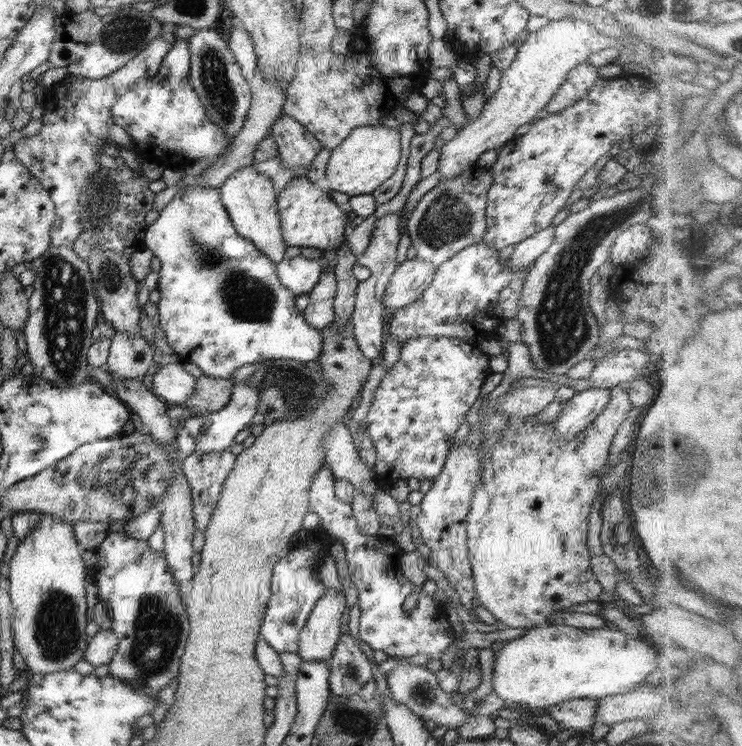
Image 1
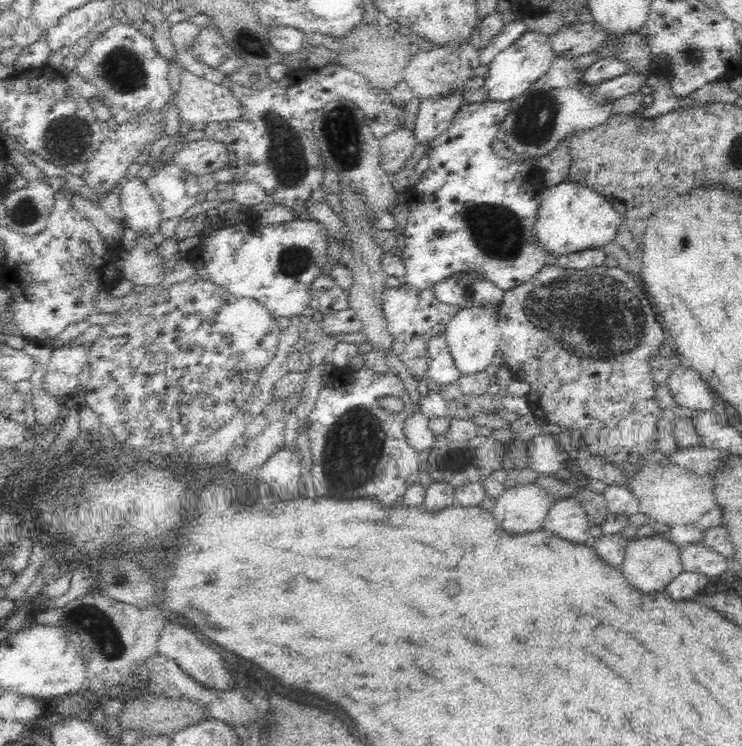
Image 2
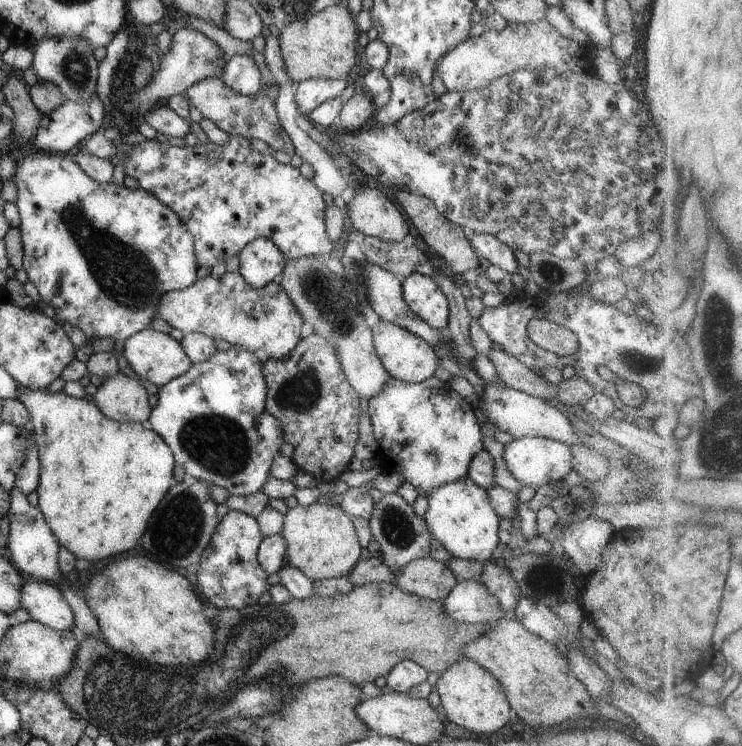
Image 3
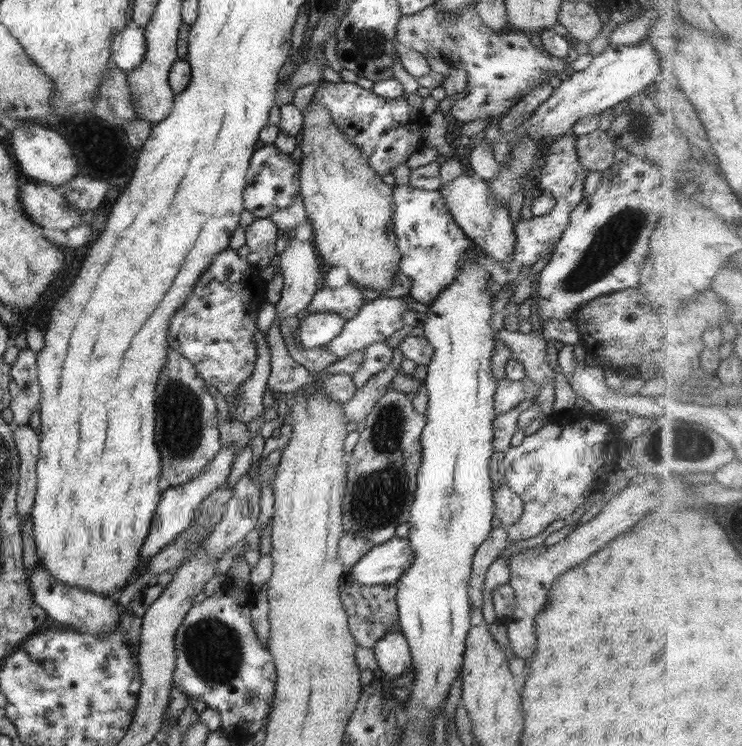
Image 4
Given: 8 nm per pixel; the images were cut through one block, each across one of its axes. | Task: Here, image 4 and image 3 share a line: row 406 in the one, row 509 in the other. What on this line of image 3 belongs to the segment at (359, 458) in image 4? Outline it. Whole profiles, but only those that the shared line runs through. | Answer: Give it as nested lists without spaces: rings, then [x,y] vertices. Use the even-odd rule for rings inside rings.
[[[398,492],[385,494],[376,502],[369,518],[371,536],[381,546],[381,558],[388,568],[395,573],[413,560],[428,557],[433,536],[427,527],[424,516],[416,514],[412,505],[407,503]]]

